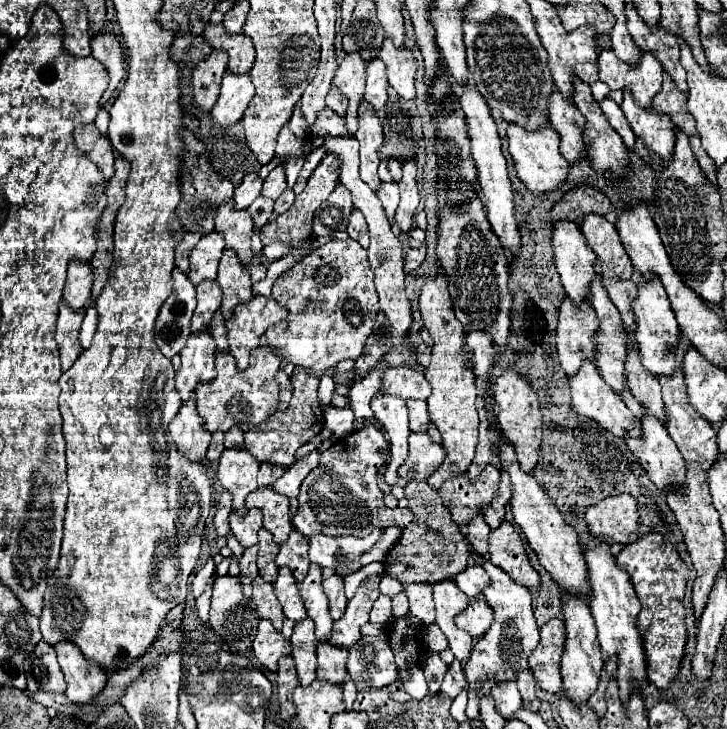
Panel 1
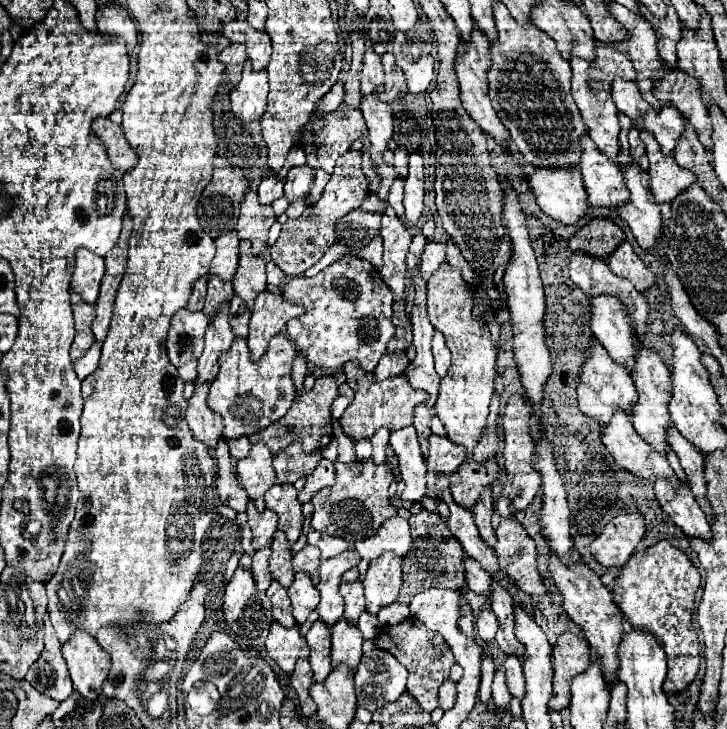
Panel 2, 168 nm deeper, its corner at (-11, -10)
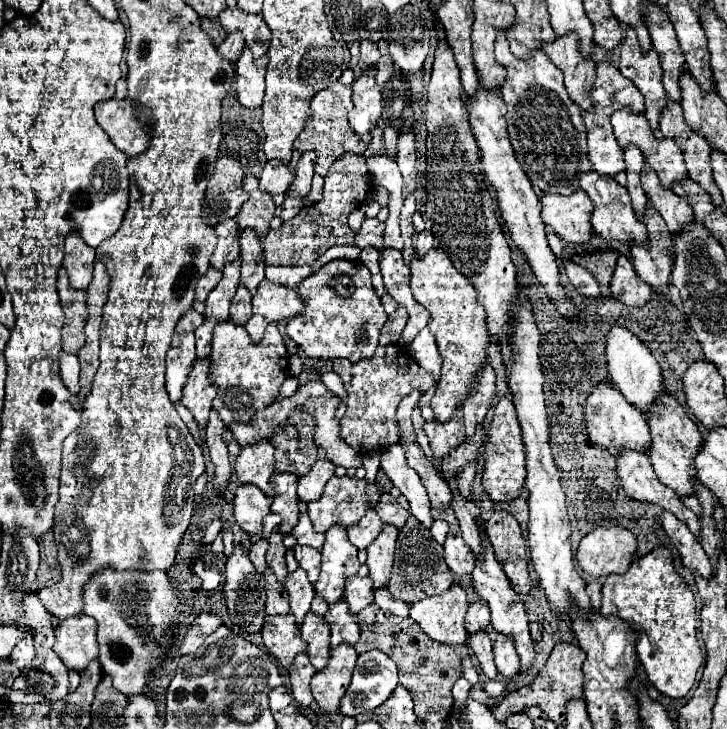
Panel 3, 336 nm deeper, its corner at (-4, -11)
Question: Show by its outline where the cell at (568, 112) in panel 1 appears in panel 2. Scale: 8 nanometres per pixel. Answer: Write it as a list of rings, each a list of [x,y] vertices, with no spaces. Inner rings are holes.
[[[584,137],[580,141],[584,147],[580,173],[584,177],[584,187],[588,191],[588,199],[592,207],[610,207],[618,209],[620,205],[628,203],[628,187],[624,185],[624,175],[612,159],[604,159],[592,139]]]

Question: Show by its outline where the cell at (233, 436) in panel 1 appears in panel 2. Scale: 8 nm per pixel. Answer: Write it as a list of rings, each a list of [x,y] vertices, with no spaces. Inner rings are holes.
[[[240,437],[240,439],[230,439],[228,441],[228,445],[230,445],[230,453],[232,453],[232,457],[234,459],[242,459],[242,457],[246,457],[248,453],[250,453],[250,441],[248,441],[248,437]]]

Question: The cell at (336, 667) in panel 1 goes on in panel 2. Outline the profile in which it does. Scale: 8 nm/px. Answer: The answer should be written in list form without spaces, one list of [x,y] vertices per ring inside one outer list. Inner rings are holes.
[[[342,617],[340,623],[332,627],[332,667],[346,663],[354,671],[362,657],[362,641],[360,629]]]

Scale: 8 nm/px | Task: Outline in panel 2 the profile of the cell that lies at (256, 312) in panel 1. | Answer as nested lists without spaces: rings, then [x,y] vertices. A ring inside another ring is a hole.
[[[264,291],[262,295],[258,295],[250,319],[250,335],[248,335],[250,357],[258,361],[266,353],[272,335],[280,333],[292,317],[300,317],[302,313],[304,313],[302,305],[286,301],[284,295],[280,293]]]

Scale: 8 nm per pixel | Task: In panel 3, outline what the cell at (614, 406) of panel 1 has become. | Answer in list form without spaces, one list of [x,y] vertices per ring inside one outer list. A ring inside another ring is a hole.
[[[625,450],[615,456],[615,462],[617,462],[615,468],[617,476],[621,478],[625,494],[629,498],[659,504],[663,510],[669,510],[679,520],[683,520],[691,528],[691,532],[699,538],[699,528],[701,528],[699,518],[681,502],[681,498],[671,488],[665,488],[657,480],[647,454]]]

